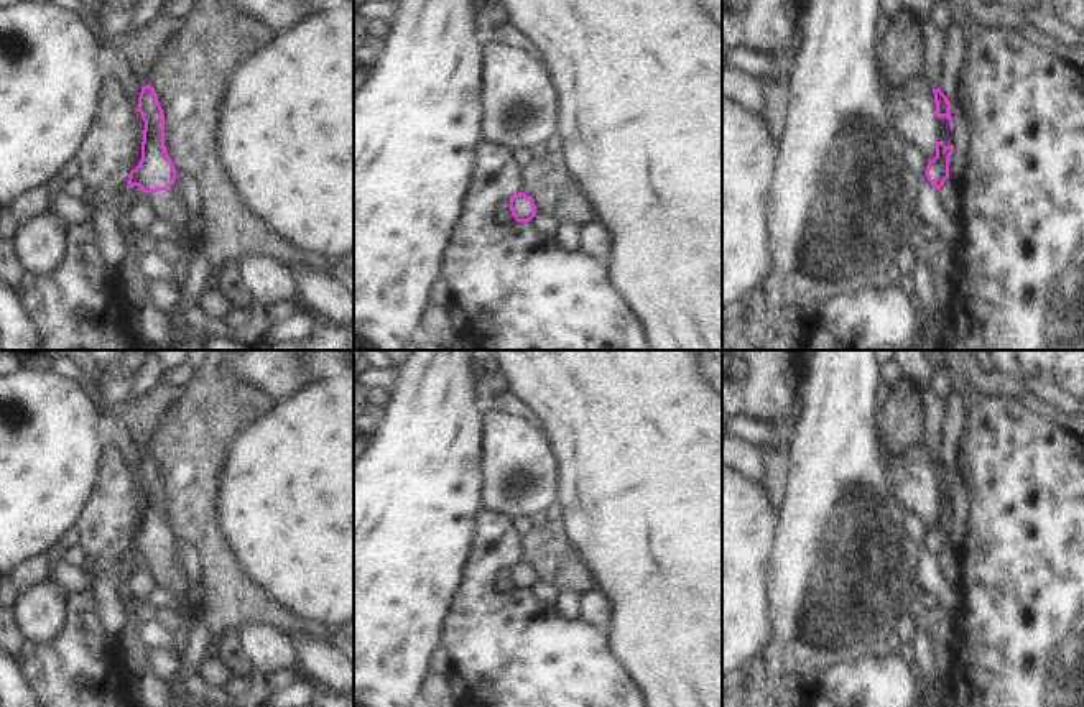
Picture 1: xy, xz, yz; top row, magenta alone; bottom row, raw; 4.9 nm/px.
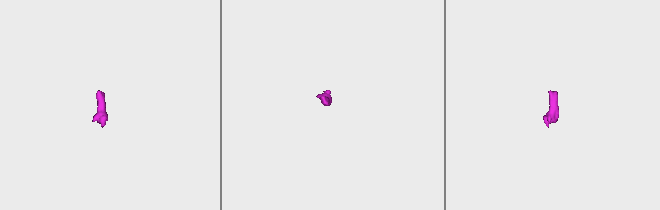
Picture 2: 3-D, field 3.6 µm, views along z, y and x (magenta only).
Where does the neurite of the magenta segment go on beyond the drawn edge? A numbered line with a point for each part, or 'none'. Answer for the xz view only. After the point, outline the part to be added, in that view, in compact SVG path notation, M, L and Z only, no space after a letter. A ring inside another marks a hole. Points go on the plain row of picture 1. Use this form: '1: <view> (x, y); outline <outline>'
none

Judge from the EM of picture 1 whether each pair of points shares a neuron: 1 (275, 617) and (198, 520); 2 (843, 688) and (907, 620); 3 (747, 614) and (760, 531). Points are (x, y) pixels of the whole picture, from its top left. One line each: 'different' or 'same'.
1: same
2: same
3: same

